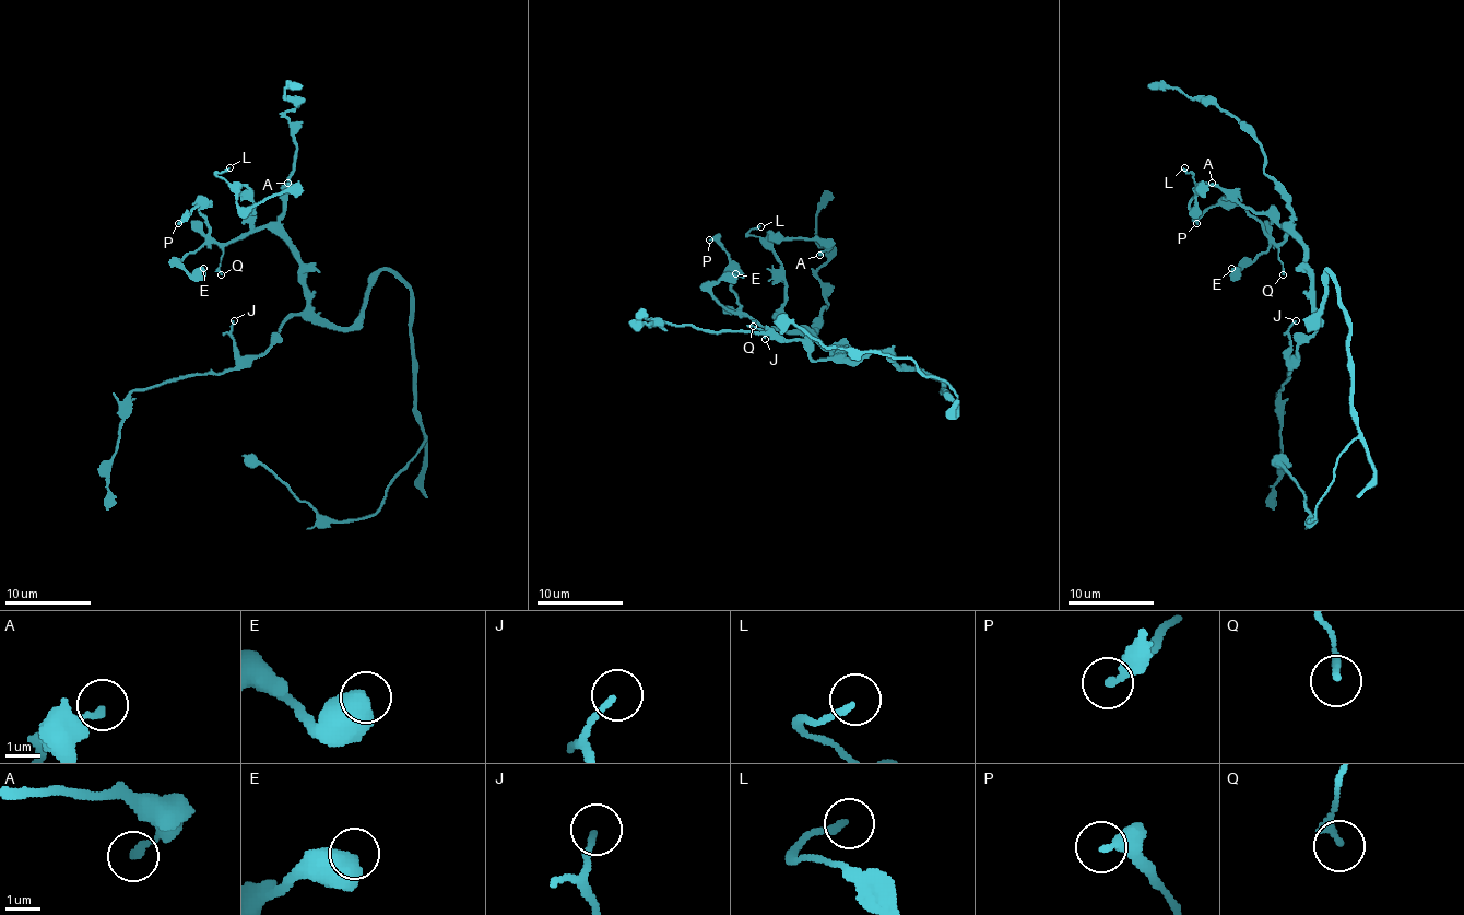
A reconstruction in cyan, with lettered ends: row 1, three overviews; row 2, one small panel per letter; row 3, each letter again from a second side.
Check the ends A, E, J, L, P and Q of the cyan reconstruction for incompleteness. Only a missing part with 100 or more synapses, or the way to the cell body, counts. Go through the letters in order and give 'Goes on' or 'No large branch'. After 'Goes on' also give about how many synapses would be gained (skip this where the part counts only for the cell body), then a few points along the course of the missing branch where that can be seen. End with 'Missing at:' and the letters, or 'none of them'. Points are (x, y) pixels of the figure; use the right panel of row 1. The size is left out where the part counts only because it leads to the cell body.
A: No large branch
E: No large branch
J: No large branch
L: No large branch
P: No large branch
Q: No large branch
Missing at: none of them

